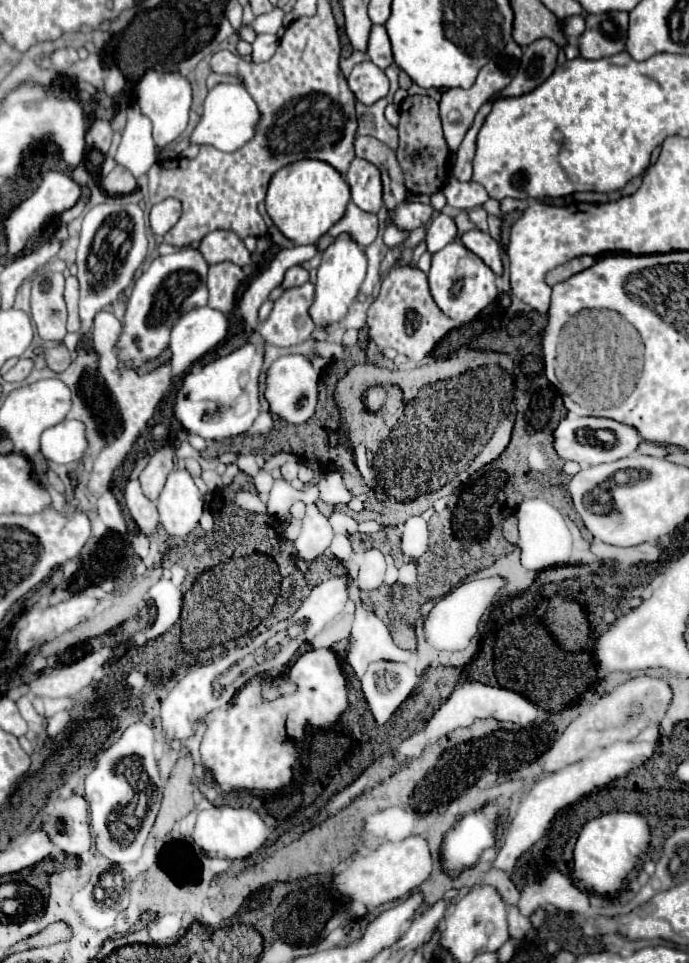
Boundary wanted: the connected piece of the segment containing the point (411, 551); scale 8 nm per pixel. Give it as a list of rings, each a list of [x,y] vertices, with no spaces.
[[[420,516],[410,518],[402,528],[402,554],[416,560],[428,550],[428,528]]]

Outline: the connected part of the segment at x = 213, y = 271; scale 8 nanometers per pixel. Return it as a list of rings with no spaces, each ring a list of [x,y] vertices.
[[[220,262],[210,266],[208,270],[208,306],[216,308],[224,314],[230,314],[236,302],[236,292],[240,284],[246,280],[246,274],[240,266],[232,262]]]

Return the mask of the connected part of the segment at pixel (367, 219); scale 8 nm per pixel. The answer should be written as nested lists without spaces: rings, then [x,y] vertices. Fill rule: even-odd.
[[[350,202],[344,218],[334,224],[328,234],[332,238],[338,238],[338,234],[350,234],[354,242],[358,242],[360,246],[368,246],[378,234],[378,218],[374,214],[366,214],[354,202]]]

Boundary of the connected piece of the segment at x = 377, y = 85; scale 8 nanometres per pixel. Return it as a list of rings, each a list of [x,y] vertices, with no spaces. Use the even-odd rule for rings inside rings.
[[[364,60],[354,66],[352,74],[348,76],[348,86],[354,92],[358,102],[370,106],[388,94],[390,82],[388,82],[384,70],[378,70],[378,66],[374,66],[374,62]]]

